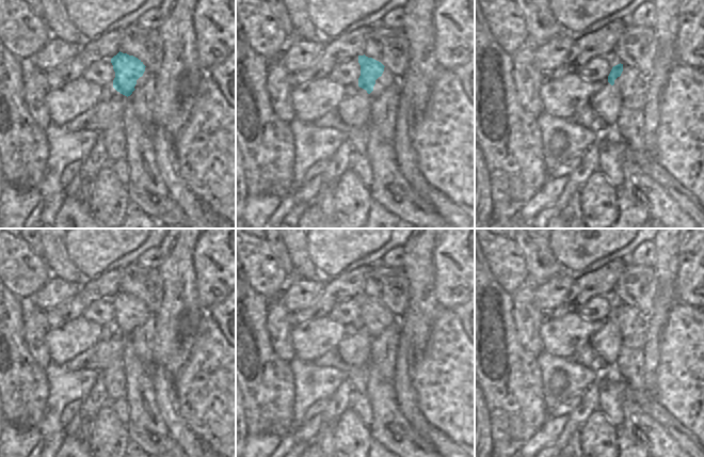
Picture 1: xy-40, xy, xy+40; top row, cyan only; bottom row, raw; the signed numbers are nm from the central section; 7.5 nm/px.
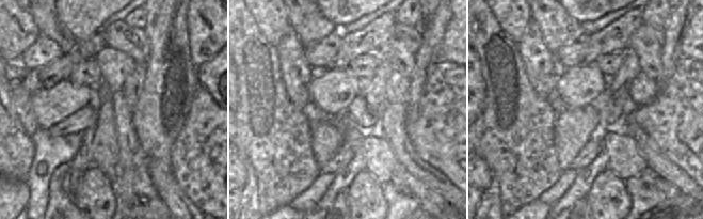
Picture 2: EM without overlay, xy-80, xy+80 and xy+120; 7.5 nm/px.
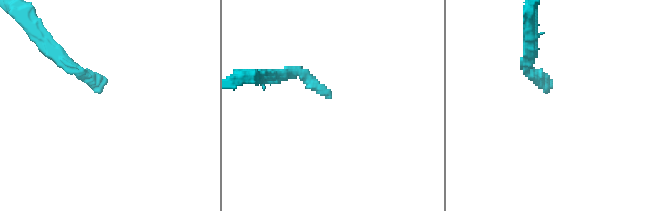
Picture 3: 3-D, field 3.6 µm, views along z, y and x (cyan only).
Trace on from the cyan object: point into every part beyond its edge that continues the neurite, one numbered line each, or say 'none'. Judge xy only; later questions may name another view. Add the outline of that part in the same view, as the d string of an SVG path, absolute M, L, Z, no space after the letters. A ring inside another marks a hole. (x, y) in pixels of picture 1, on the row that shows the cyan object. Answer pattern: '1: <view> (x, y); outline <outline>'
none

